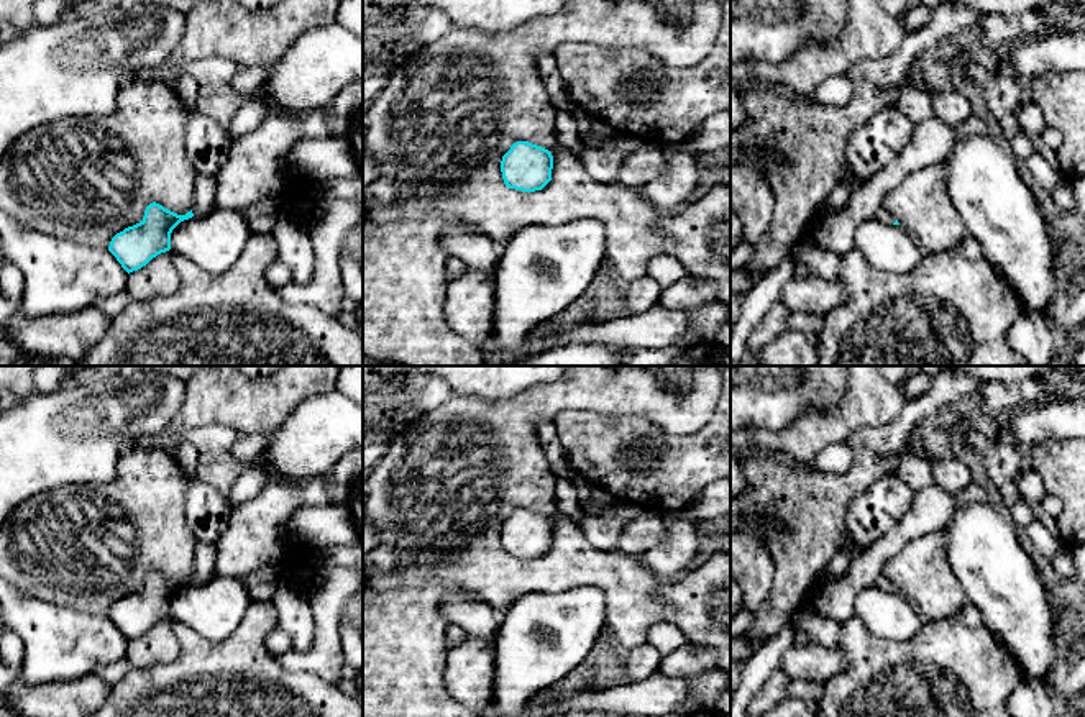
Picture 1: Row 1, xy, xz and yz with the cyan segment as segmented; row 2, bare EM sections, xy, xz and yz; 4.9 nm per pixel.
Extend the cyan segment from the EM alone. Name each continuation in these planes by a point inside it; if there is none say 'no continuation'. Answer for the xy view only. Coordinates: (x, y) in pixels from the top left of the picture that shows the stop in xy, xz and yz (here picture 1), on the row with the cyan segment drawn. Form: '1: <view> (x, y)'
no continuation

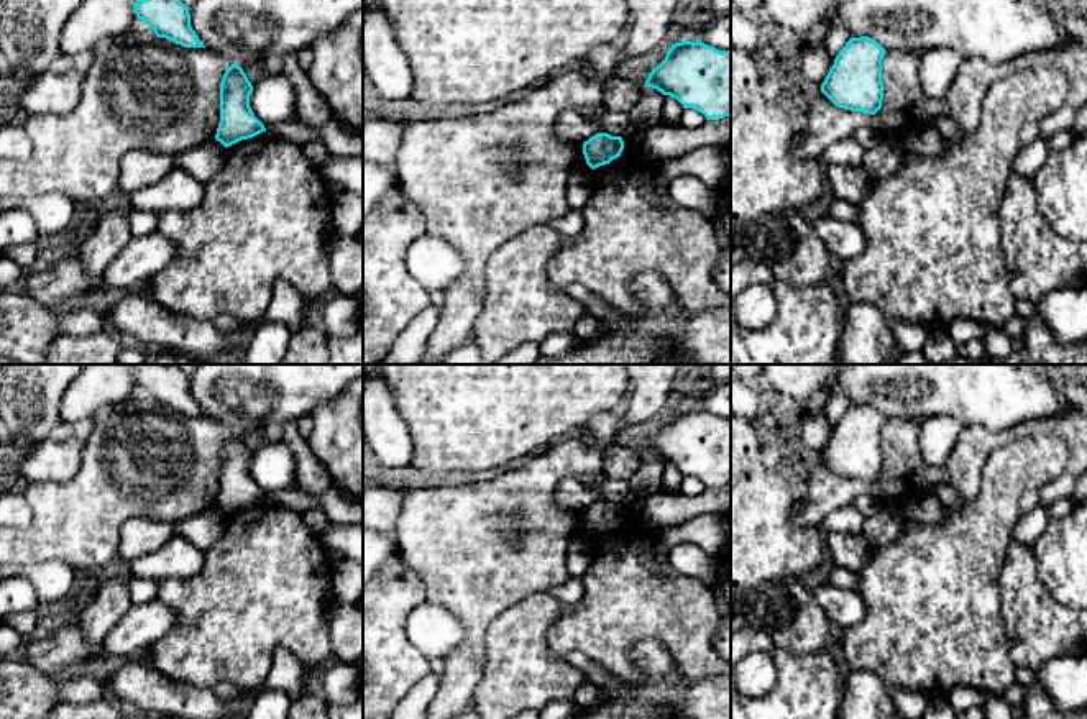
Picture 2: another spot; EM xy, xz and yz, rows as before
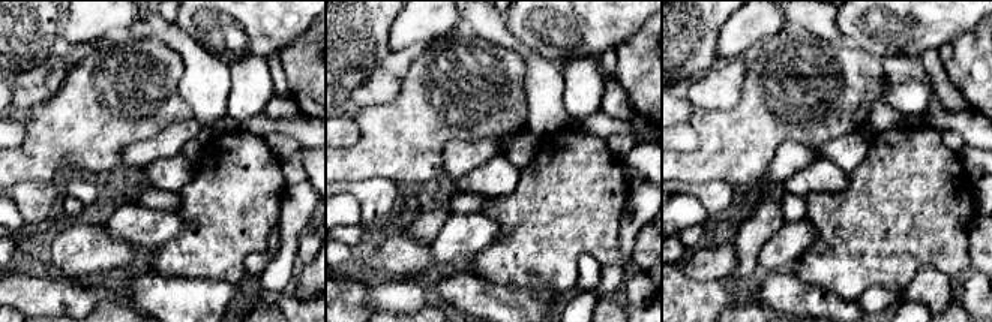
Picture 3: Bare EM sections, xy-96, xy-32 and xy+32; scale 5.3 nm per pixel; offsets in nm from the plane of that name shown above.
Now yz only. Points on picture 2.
no continuation

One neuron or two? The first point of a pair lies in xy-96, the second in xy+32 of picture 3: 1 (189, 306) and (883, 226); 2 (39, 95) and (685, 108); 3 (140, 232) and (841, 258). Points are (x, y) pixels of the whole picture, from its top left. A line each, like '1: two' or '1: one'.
1: two
2: two
3: two

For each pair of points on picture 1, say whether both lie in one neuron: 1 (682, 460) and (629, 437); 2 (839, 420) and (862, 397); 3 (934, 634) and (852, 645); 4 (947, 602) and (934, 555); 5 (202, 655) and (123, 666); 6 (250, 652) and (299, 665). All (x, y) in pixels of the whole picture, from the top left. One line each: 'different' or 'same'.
1: same
2: same
3: same
4: same
5: different
6: different

